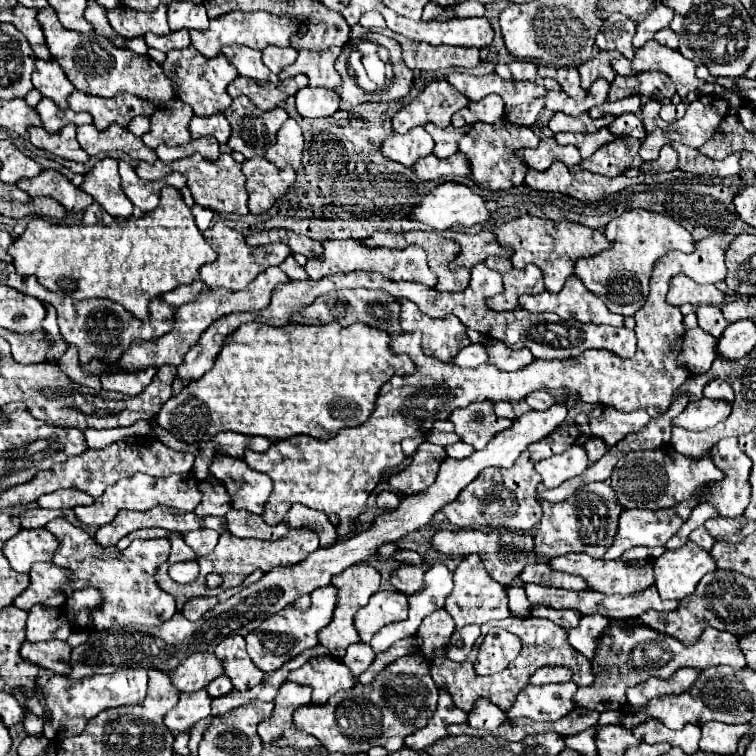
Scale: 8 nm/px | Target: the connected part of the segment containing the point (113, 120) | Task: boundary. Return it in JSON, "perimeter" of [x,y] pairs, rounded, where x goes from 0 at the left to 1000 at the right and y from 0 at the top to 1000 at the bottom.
{"perimeter":[[[98,119],[90,135],[98,148],[119,148],[124,153],[124,167],[130,172],[138,172],[146,164],[169,167],[177,153],[183,151],[198,153],[204,148],[204,138],[193,138],[193,132],[185,132],[183,127],[135,130]]]}

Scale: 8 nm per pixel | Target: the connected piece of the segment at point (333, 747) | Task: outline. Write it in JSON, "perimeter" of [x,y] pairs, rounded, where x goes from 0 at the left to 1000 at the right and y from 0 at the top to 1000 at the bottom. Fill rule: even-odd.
{"perimeter":[[[561,862],[540,865],[513,878],[489,905],[476,905],[460,915],[439,921],[426,934],[399,934],[389,942],[389,963],[413,971],[431,995],[474,997],[492,987],[505,987],[513,995],[532,989],[534,976],[561,963],[577,939],[579,910],[569,894],[571,873]]]}

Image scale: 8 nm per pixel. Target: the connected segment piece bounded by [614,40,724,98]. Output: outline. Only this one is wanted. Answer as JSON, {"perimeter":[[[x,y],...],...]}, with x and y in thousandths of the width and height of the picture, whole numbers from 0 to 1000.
{"perimeter":[[[860,53],[860,58],[852,58],[849,63],[841,66],[839,77],[817,77],[812,79],[812,93],[823,101],[854,95],[854,93],[873,93],[884,98],[894,114],[897,127],[907,127],[910,122],[923,122],[923,124],[952,124],[958,122],[958,114],[934,108],[921,103],[918,98],[921,85],[910,77],[905,77],[897,66],[881,63],[870,58],[868,53]]]}

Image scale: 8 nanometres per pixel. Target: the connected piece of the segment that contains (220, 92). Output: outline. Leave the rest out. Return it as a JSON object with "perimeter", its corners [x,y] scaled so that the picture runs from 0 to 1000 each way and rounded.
{"perimeter":[[[254,61],[241,66],[225,66],[220,69],[214,93],[228,106],[233,127],[241,135],[251,138],[257,151],[262,153],[280,153],[280,151],[296,148],[307,138],[307,127],[299,122],[299,114],[315,101],[315,93],[299,79],[296,71],[288,71],[286,77],[272,77]]]}

